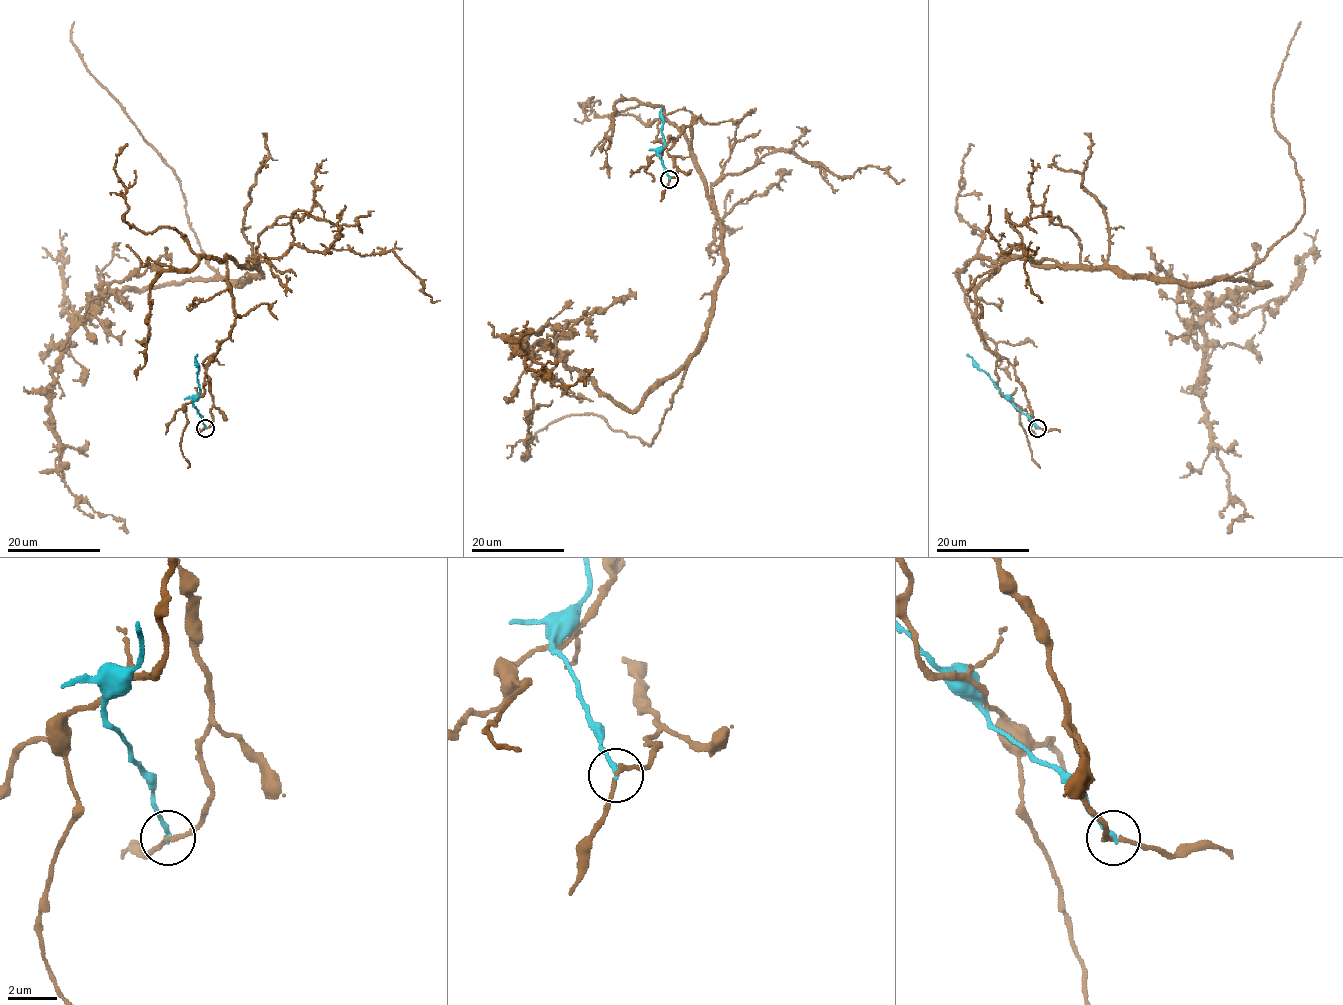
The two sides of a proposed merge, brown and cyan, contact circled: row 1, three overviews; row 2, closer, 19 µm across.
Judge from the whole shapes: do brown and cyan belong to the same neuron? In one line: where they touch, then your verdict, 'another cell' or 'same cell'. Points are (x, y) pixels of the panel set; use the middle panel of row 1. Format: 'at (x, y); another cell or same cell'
at (669, 179); another cell

